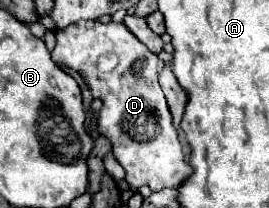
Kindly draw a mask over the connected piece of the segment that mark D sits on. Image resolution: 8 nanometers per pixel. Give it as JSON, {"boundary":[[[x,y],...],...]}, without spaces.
{"boundary":[[[79,20],[77,24],[69,24],[61,32],[55,32],[57,46],[53,50],[53,60],[57,64],[65,64],[71,70],[77,70],[85,80],[93,94],[93,98],[101,98],[101,114],[97,122],[97,130],[101,136],[111,140],[115,160],[125,168],[127,182],[131,188],[149,186],[153,192],[163,188],[177,188],[193,170],[185,162],[179,134],[173,128],[171,112],[167,108],[167,100],[157,82],[157,54],[149,52],[127,28],[125,24],[107,22],[101,24],[97,20]]]}

